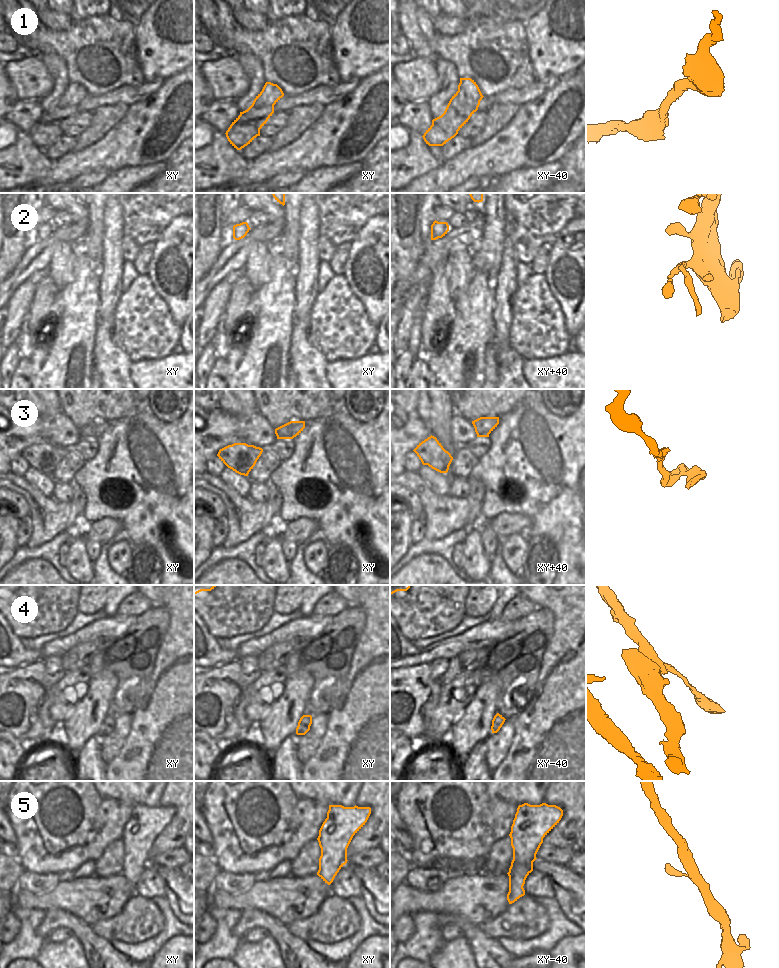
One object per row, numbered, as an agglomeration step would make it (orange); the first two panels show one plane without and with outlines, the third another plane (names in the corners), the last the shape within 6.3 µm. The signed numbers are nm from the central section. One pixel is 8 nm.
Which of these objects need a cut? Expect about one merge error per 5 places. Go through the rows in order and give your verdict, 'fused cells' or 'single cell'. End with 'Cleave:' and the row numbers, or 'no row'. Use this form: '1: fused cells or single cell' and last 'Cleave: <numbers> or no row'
1: single cell
2: single cell
3: single cell
4: single cell
5: single cell
Cleave: no row

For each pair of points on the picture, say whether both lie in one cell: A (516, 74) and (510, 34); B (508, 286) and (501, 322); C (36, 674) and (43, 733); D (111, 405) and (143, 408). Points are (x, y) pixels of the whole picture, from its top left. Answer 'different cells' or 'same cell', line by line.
A: same cell
B: same cell
C: same cell
D: different cells

